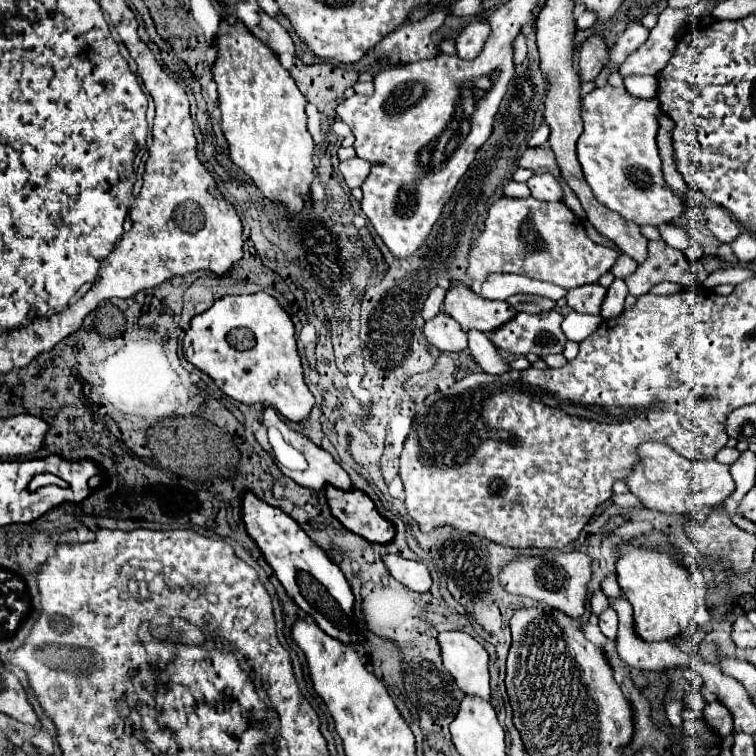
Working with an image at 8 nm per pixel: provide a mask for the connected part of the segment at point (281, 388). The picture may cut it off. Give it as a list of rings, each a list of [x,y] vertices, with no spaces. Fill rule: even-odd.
[[[267,293],[225,295],[217,299],[205,313],[193,317],[183,349],[191,365],[207,373],[223,393],[241,403],[273,407],[289,421],[305,419],[315,405],[303,379],[291,317]]]

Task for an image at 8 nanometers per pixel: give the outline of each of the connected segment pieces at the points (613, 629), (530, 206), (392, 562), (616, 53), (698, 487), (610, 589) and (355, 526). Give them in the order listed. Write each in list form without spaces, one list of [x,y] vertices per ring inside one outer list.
[[[611,607],[605,609],[599,615],[599,629],[607,639],[615,639],[617,637],[617,623],[619,623],[619,619],[617,619],[617,615],[615,615],[615,611]]]
[[[501,197],[489,207],[485,229],[469,251],[467,275],[483,283],[491,273],[517,273],[571,289],[597,283],[613,267],[617,257],[613,249],[595,245],[587,237],[583,223],[565,203],[549,203],[535,197]]]
[[[385,555],[383,557],[385,567],[389,573],[403,585],[407,585],[411,591],[425,593],[431,587],[431,575],[429,569],[419,561],[409,561],[399,555]]]
[[[631,23],[625,33],[617,39],[617,43],[609,49],[609,61],[605,67],[619,69],[621,63],[629,53],[633,53],[637,47],[641,47],[649,37],[649,31],[641,23]]]
[[[643,443],[639,447],[641,463],[635,467],[633,475],[627,477],[627,487],[637,495],[645,507],[657,509],[669,515],[693,515],[701,509],[715,509],[733,493],[735,481],[729,475],[729,465],[711,461],[689,461],[675,453],[663,443]]]
[[[615,572],[609,573],[609,575],[601,581],[601,591],[603,591],[608,598],[623,596],[623,592],[617,583]]]
[[[327,485],[325,499],[331,515],[339,519],[339,523],[351,533],[361,535],[373,543],[389,543],[393,539],[393,525],[377,513],[373,501],[363,491],[343,491]]]

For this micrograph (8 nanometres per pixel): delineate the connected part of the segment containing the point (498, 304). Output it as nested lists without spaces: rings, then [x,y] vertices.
[[[453,283],[445,297],[445,311],[467,333],[471,329],[491,333],[497,331],[507,319],[515,317],[515,309],[507,301],[487,301],[461,283]]]

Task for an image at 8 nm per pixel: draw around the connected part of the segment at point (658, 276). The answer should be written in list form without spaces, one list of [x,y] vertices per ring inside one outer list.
[[[649,241],[649,257],[633,275],[625,277],[625,285],[631,295],[639,297],[663,281],[681,287],[695,287],[699,277],[681,251],[669,247],[665,241]]]

